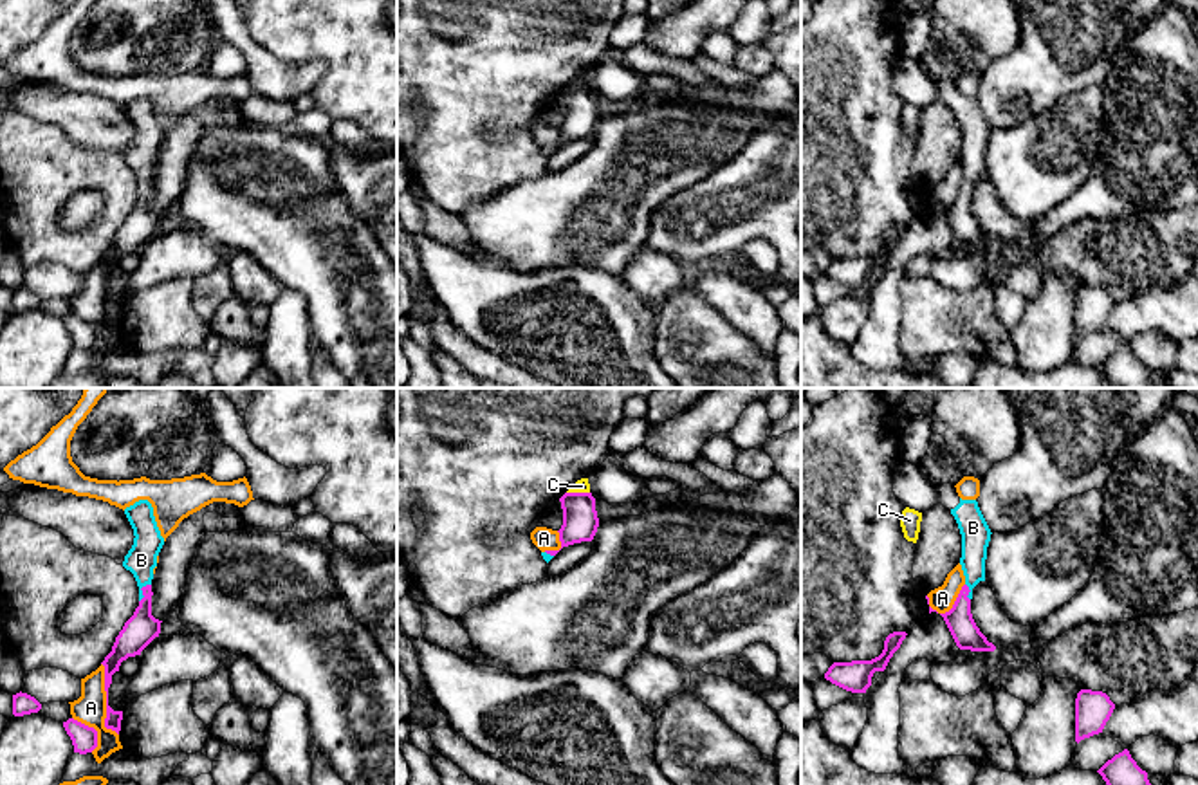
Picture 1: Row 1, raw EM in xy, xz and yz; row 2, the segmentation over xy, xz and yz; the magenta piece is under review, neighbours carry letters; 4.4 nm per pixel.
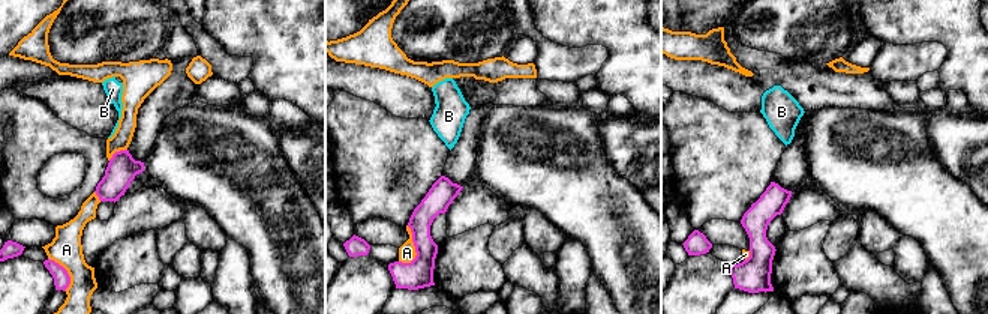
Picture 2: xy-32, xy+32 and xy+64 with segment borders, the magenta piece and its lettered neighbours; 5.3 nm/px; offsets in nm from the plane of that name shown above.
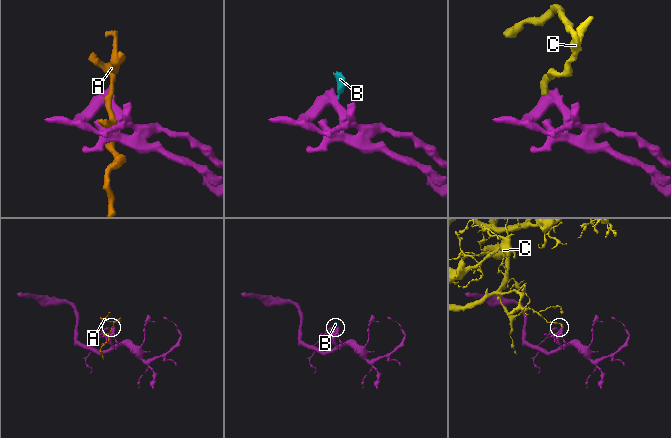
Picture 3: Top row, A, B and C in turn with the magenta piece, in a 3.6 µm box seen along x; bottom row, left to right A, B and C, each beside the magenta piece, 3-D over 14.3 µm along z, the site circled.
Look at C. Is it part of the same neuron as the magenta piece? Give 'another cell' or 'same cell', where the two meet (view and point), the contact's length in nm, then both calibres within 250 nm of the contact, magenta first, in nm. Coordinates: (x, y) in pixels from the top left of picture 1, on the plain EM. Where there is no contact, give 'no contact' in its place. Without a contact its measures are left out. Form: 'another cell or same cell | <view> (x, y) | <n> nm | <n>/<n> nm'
another cell | xz (578, 89) | 100 nm | 160/60 nm

